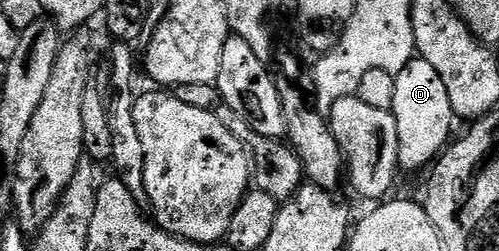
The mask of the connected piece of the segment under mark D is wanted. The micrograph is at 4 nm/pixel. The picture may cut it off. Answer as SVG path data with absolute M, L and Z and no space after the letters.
M414 58L395 78L397 90L394 93L394 105L392 115L397 121L398 135L398 159L400 168L406 172L415 171L423 166L426 168L450 142L451 129L455 114L452 109L452 102L449 101L449 93L446 92L445 83L441 80L441 75L437 73L433 65L421 58Z

